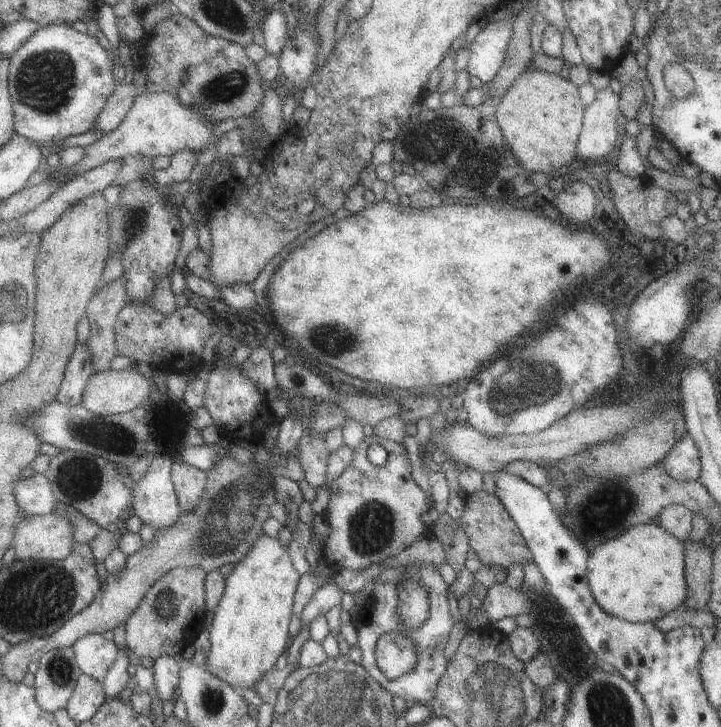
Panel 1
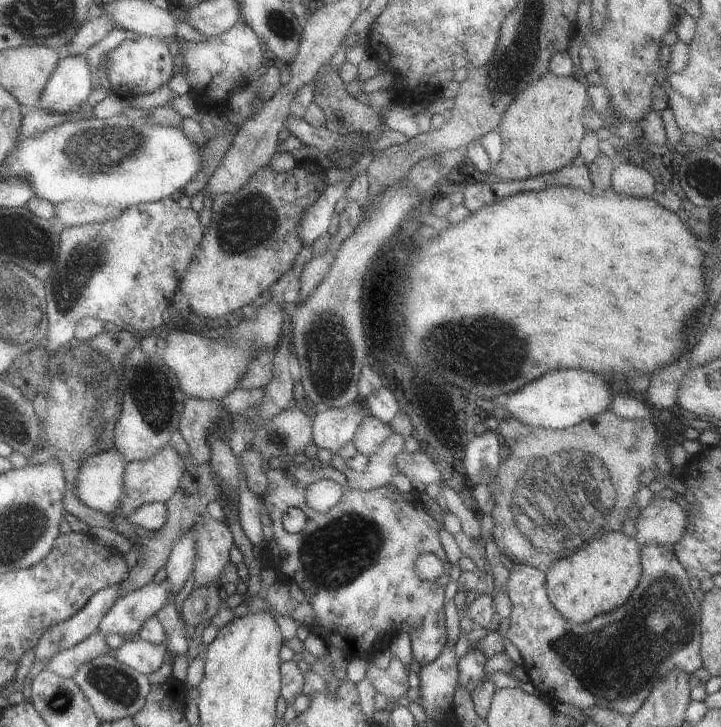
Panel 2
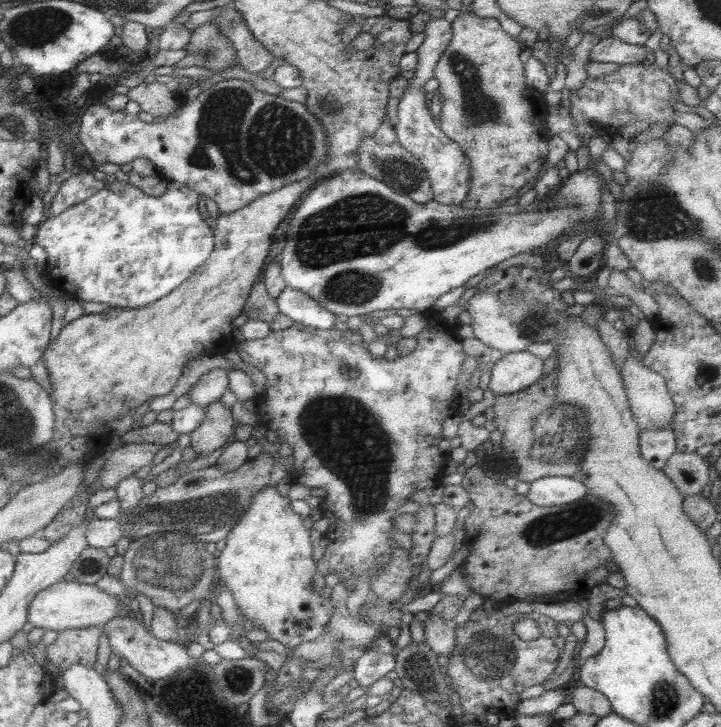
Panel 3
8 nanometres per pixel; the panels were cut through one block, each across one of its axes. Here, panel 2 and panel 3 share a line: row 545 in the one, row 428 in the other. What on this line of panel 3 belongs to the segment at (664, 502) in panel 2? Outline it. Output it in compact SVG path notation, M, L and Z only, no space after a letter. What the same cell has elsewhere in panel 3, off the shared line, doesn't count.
M630 349L628 358L624 360L621 377L623 378L631 410L638 420L638 428L641 431L646 430L646 428L670 428L670 426L673 426L672 420L674 420L676 404L672 400L666 381L659 372L654 372L652 368L644 366L636 349Z

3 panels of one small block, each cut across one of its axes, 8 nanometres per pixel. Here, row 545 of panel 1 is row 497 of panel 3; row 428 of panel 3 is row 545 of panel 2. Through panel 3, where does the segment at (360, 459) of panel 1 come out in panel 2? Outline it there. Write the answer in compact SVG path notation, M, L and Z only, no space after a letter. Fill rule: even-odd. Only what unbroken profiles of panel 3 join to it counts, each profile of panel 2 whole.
M317 457L308 459L295 468L287 465L286 470L271 469L267 474L268 490L263 494L265 509L274 527L274 540L268 543L262 554L263 568L273 569L278 580L297 584L315 610L318 630L329 646L338 647L345 656L371 656L379 654L388 645L396 630L404 630L411 636L411 647L415 660L424 666L438 658L448 644L445 621L444 591L450 582L451 562L442 548L440 526L424 510L418 493L402 492L386 485L369 491L361 491L348 486L344 474L331 465L323 465ZM330 479L342 485L342 498L328 512L315 511L305 500L305 490L314 481ZM288 508L301 508L307 516L307 523L299 533L289 533L282 525L282 515ZM424 552L434 553L444 564L444 574L436 582L420 580L414 572L414 558Z

